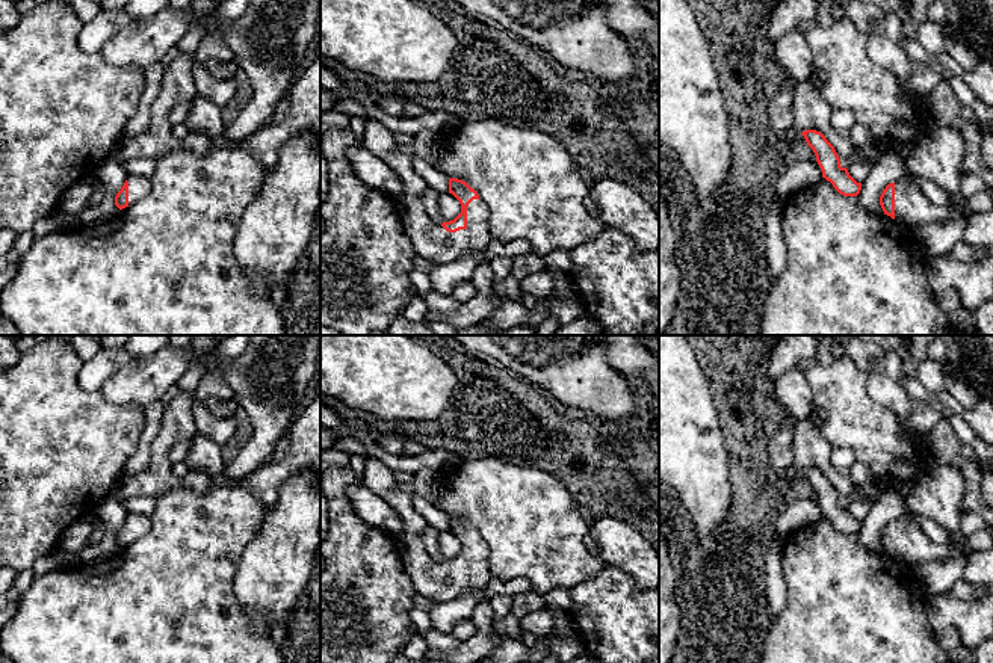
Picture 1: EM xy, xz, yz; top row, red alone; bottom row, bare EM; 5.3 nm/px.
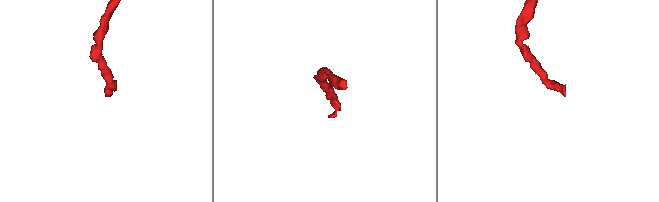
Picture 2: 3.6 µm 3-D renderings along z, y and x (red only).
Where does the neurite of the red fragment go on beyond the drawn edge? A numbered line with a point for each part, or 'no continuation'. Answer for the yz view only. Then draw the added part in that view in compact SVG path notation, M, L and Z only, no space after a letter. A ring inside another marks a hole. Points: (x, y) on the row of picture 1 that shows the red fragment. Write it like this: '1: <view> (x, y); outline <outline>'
1: yz (912, 207); outline M908 177L895 181L895 220L913 230L920 224L940 224L957 217L969 220L972 214L967 204L963 208L933 204Z

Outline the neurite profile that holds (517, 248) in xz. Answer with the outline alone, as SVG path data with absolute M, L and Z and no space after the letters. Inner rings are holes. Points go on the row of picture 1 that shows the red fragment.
M512 240L505 243L505 257L509 257L512 260L526 255L532 246L524 240Z

